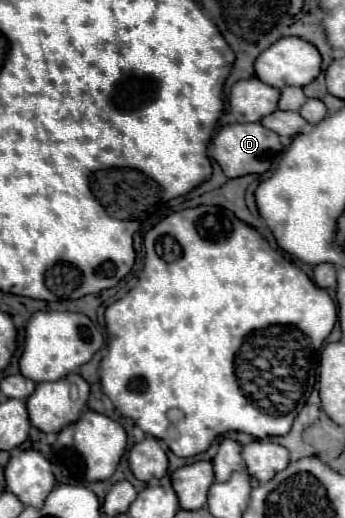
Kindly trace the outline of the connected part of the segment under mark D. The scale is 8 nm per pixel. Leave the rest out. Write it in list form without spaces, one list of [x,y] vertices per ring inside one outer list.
[[[262,123],[224,125],[210,141],[210,157],[222,167],[228,179],[236,179],[250,173],[262,175],[272,167],[274,159],[280,155],[282,155],[280,137],[274,131],[268,131]]]

